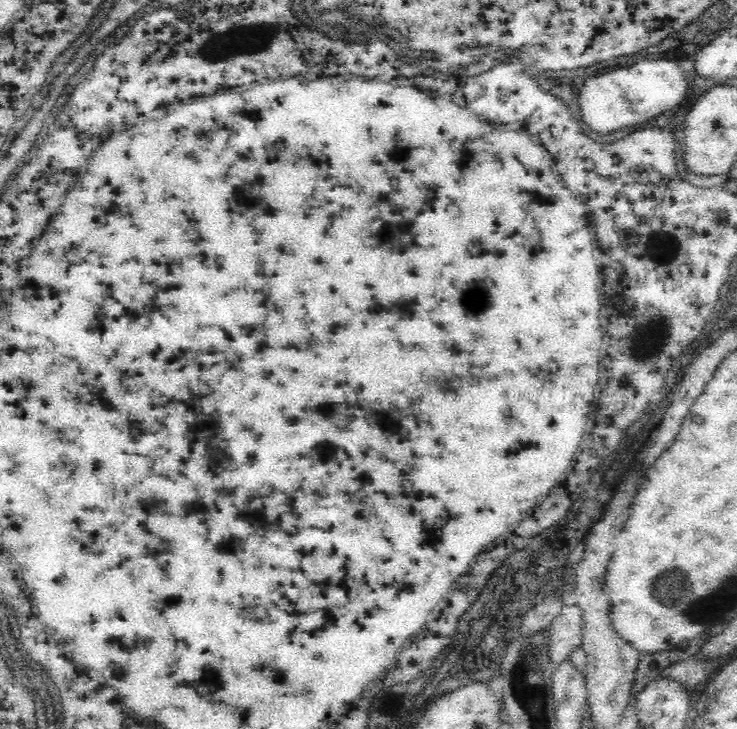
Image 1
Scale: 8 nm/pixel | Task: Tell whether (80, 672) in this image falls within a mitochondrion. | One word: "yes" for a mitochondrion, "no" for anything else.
no

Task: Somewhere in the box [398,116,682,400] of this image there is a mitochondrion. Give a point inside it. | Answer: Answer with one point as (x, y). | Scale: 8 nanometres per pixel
(666, 244)

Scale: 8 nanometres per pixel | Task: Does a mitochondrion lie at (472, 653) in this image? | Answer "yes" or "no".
no

